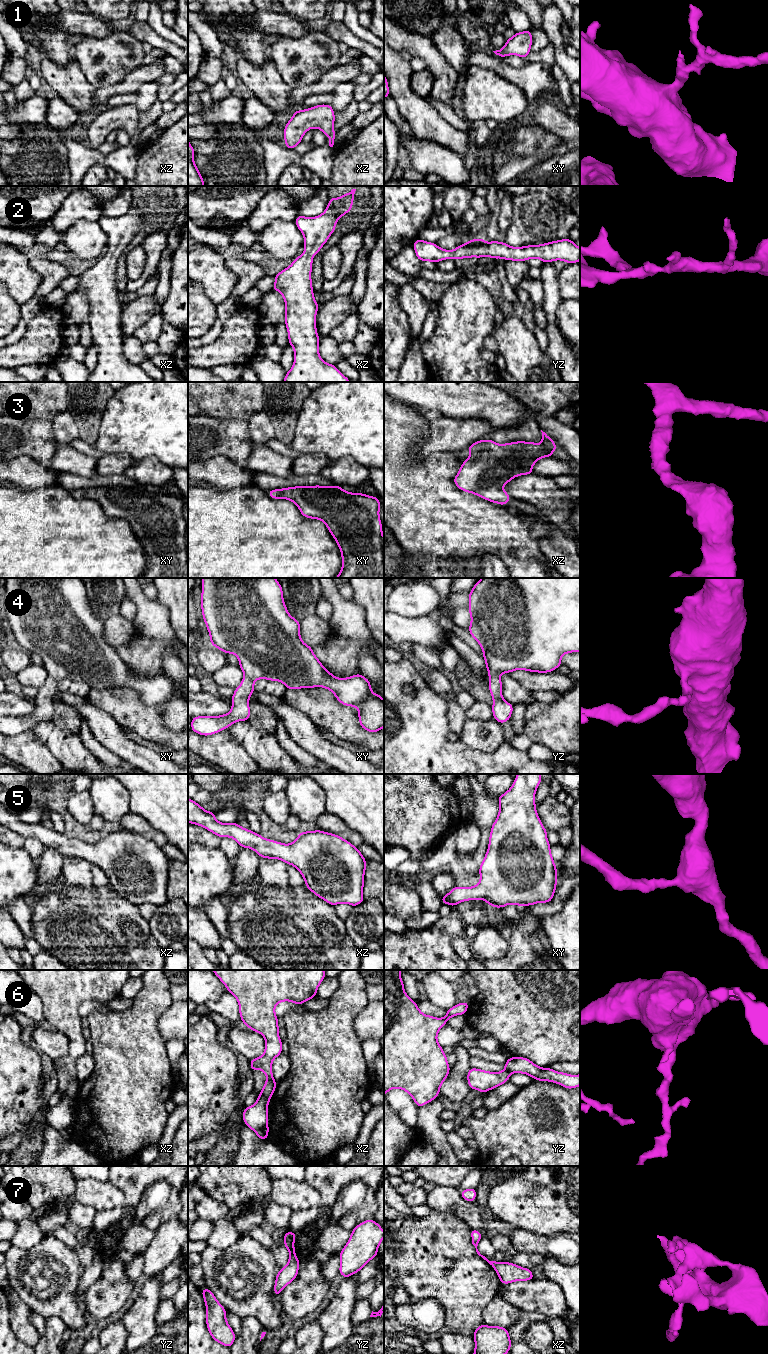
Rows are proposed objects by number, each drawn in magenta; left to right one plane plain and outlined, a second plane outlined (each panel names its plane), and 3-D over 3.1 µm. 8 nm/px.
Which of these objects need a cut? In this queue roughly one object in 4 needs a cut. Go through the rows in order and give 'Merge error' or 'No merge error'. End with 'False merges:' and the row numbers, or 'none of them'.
1: No merge error
2: No merge error
3: No merge error
4: No merge error
5: No merge error
6: Merge error
7: Merge error
False merges: 6, 7

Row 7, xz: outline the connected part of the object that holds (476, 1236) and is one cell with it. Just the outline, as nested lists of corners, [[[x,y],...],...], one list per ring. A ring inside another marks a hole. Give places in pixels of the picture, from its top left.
[[[471,1228],[472,1244],[475,1246],[477,1254],[481,1256],[484,1260],[486,1260],[492,1267],[494,1267],[496,1261],[489,1261],[485,1256],[481,1255],[477,1249],[478,1242],[482,1239],[482,1237],[482,1234],[478,1230]]]

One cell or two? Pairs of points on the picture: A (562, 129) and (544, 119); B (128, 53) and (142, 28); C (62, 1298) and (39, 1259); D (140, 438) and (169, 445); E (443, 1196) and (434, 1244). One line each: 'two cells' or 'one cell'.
A: one cell
B: two cells
C: one cell
D: one cell
E: two cells

